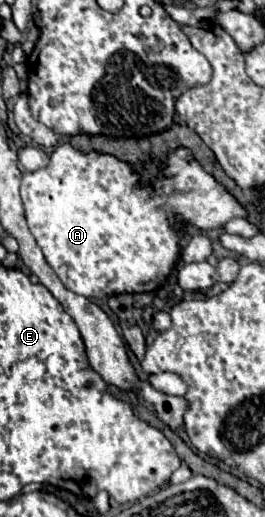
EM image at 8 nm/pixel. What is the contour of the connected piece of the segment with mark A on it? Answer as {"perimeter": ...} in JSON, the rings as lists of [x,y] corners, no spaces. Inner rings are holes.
{"perimeter":[[[58,144],[54,148],[54,152],[50,154],[50,162],[46,168],[42,170],[36,170],[36,172],[30,172],[30,174],[24,174],[22,176],[22,202],[24,202],[24,208],[26,208],[26,220],[28,220],[28,226],[30,226],[30,232],[32,236],[36,238],[38,246],[42,248],[44,252],[44,258],[46,262],[52,266],[52,270],[58,274],[58,278],[62,280],[62,284],[80,294],[80,296],[86,296],[86,298],[110,298],[110,296],[116,296],[116,294],[140,294],[140,292],[154,292],[158,290],[166,278],[170,276],[172,268],[176,266],[178,258],[180,258],[180,232],[174,230],[174,226],[178,222],[184,224],[184,228],[196,228],[196,230],[218,230],[218,228],[224,228],[226,222],[230,222],[232,218],[248,218],[248,212],[246,208],[210,174],[206,172],[200,162],[194,158],[194,154],[184,148],[184,146],[178,146],[174,148],[166,160],[164,160],[164,166],[158,170],[158,174],[154,176],[152,182],[146,182],[146,178],[142,176],[144,172],[144,166],[134,166],[130,162],[124,162],[124,160],[118,160],[116,156],[112,154],[102,154],[102,152],[80,152],[76,150],[74,146],[70,144]]]}

